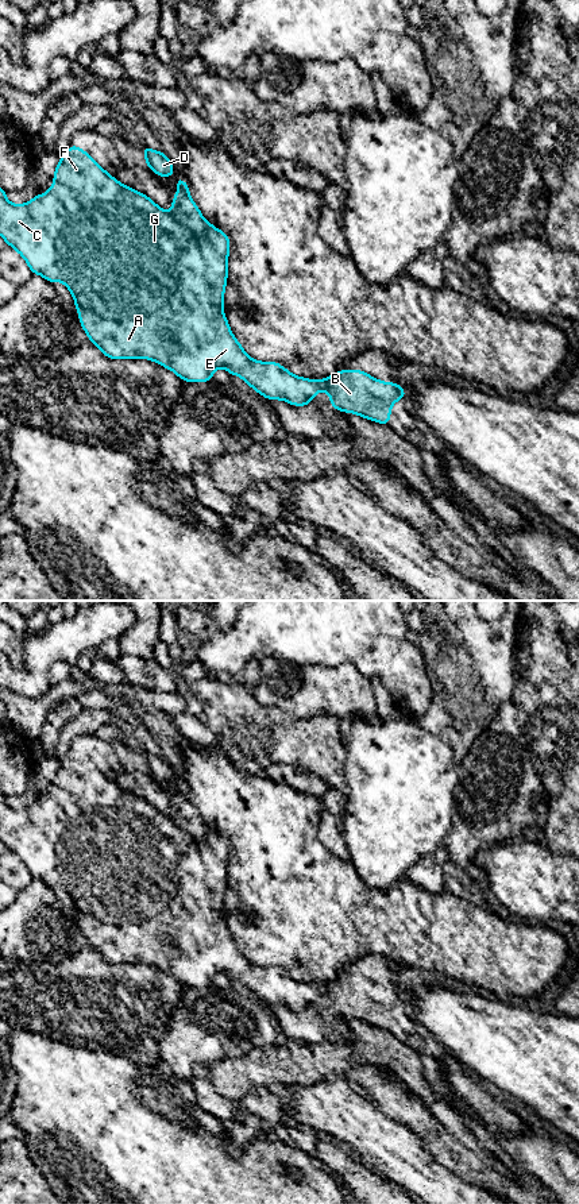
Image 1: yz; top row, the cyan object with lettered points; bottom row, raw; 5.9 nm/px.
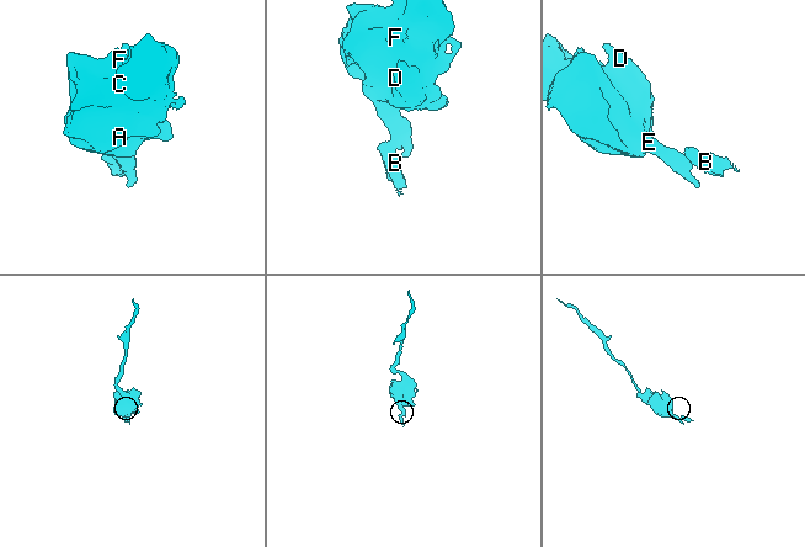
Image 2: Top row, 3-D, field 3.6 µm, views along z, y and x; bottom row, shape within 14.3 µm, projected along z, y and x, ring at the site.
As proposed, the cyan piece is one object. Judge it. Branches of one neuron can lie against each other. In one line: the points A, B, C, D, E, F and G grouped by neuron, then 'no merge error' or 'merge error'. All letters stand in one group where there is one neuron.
A C D E F G / B | merge error

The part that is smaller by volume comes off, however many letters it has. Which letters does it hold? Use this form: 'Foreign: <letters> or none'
Foreign: B

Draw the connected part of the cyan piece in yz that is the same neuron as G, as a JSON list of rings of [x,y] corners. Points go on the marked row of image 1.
[[[69,144],[67,151],[61,157],[61,161],[57,163],[57,169],[53,174],[53,180],[57,182],[50,186],[46,194],[36,194],[30,202],[15,205],[5,198],[5,189],[0,188],[0,236],[7,242],[8,246],[15,248],[26,259],[32,274],[42,275],[50,283],[61,281],[66,285],[74,297],[74,304],[82,329],[86,332],[89,340],[97,346],[107,358],[144,358],[174,371],[177,377],[185,382],[209,382],[212,381],[215,370],[224,367],[231,375],[239,375],[242,379],[244,379],[250,387],[255,389],[265,398],[283,400],[293,406],[310,406],[312,398],[320,390],[316,381],[296,377],[279,363],[258,362],[251,359],[231,332],[223,310],[223,297],[228,275],[229,236],[213,227],[202,217],[198,207],[189,197],[189,184],[173,173],[173,162],[162,151],[151,150],[147,146],[142,146],[140,150],[144,154],[146,165],[158,177],[171,175],[175,178],[180,189],[171,200],[173,211],[170,213],[161,209],[146,194],[134,190],[130,186],[121,185],[115,177],[109,175],[88,153],[82,151],[80,146]]]

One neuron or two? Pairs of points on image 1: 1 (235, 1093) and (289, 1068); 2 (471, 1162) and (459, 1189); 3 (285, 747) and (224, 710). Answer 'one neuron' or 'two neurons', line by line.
1: one neuron
2: two neurons
3: one neuron

